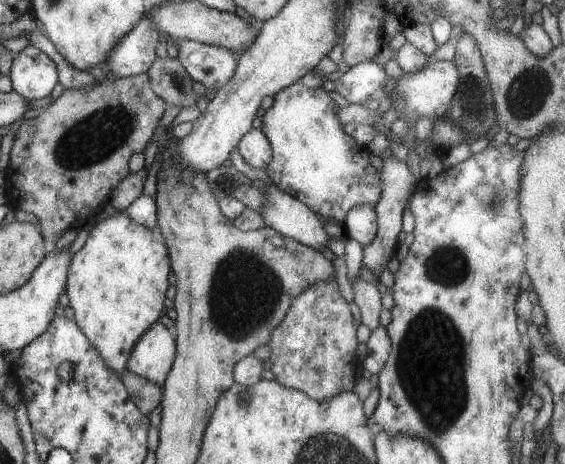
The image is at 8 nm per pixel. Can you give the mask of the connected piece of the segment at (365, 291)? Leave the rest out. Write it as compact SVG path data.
M356 274L355 280L352 282L354 293L353 301L360 308L361 324L368 326L370 330L374 330L376 326L380 326L380 312L383 309L380 302L381 294L377 286L366 282L361 274Z

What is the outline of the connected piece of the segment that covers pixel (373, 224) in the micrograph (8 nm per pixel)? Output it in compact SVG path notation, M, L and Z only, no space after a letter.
M360 204L350 208L342 226L348 238L354 238L362 247L368 246L378 230L376 206Z

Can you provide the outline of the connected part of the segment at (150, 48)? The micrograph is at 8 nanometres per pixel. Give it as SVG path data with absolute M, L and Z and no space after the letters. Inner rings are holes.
M148 16L142 20L112 48L108 60L100 66L104 72L118 78L128 78L147 73L156 62L156 48L160 41L160 30L156 30Z

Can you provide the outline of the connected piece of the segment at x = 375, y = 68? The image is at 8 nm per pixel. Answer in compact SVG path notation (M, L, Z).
M370 60L351 66L334 81L334 88L348 102L361 105L373 98L378 90L383 90L387 79L384 66Z

